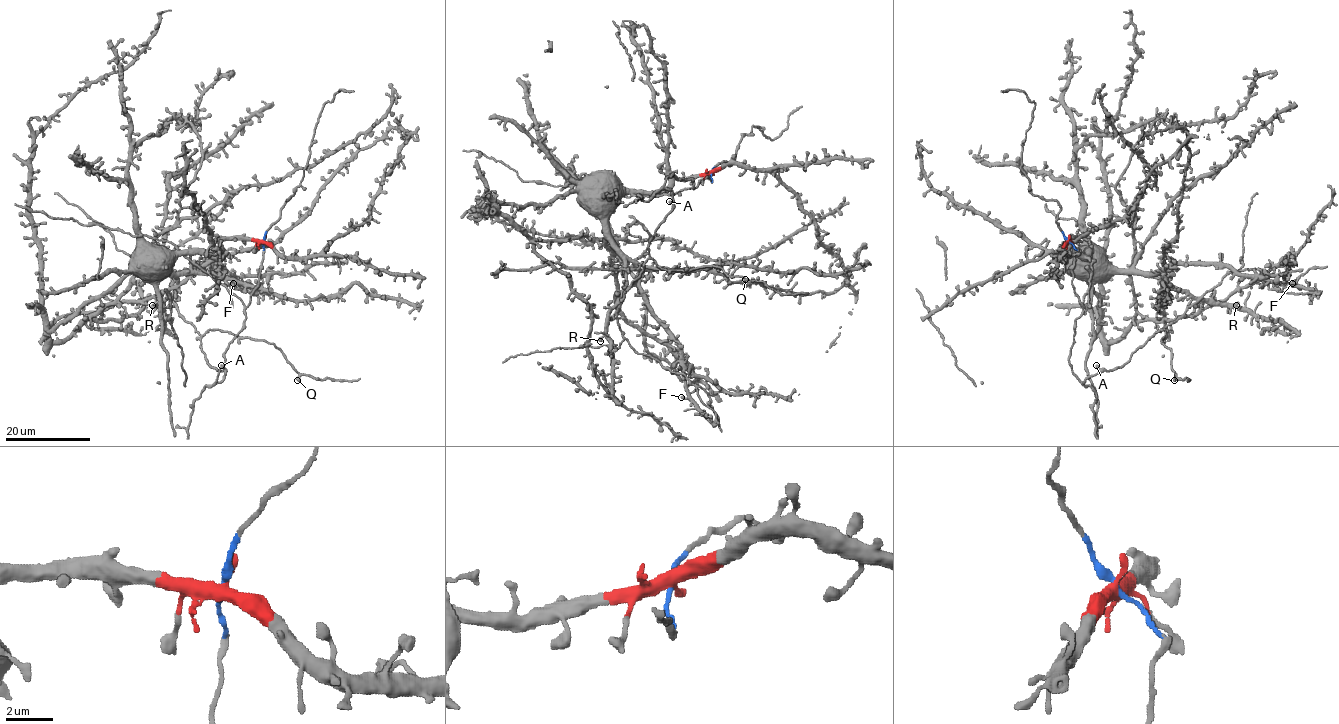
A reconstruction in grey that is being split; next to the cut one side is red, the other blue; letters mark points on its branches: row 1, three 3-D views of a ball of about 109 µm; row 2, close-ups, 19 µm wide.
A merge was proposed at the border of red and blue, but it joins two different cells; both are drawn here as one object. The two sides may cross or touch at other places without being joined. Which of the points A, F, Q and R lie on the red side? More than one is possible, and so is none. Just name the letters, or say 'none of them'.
F, R

